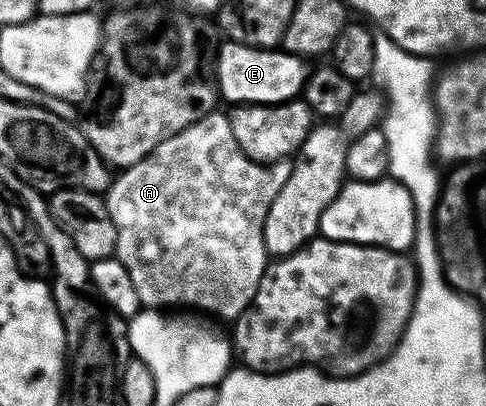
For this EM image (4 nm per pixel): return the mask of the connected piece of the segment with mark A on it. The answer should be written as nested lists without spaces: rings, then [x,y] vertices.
[[[221,111],[208,113],[206,117],[199,119],[191,127],[187,127],[183,131],[176,133],[171,139],[167,139],[163,143],[159,143],[159,147],[155,147],[152,153],[150,153],[148,157],[144,157],[139,163],[128,166],[128,168],[126,168],[124,172],[122,172],[125,174],[123,174],[122,177],[118,179],[118,181],[116,178],[116,180],[112,182],[111,188],[107,193],[107,204],[109,206],[109,214],[111,215],[111,219],[113,220],[115,227],[117,228],[117,252],[115,256],[118,261],[121,261],[127,267],[127,271],[131,275],[131,283],[135,283],[135,291],[139,295],[142,306],[148,307],[150,309],[160,310],[162,307],[169,307],[165,305],[194,305],[194,307],[197,309],[206,309],[207,312],[218,313],[218,315],[221,317],[230,317],[230,319],[236,319],[240,317],[241,314],[244,313],[252,303],[255,291],[259,287],[259,283],[261,282],[263,275],[265,274],[267,254],[265,251],[265,240],[263,239],[263,223],[265,222],[265,216],[267,215],[267,211],[269,210],[269,205],[275,199],[275,195],[281,190],[283,183],[289,177],[289,170],[290,166],[288,164],[285,165],[285,163],[269,163],[269,173],[265,173],[265,163],[252,161],[246,155],[246,153],[242,151],[241,144],[237,142],[235,131],[231,127],[228,116],[226,116],[224,112],[221,114]]]

